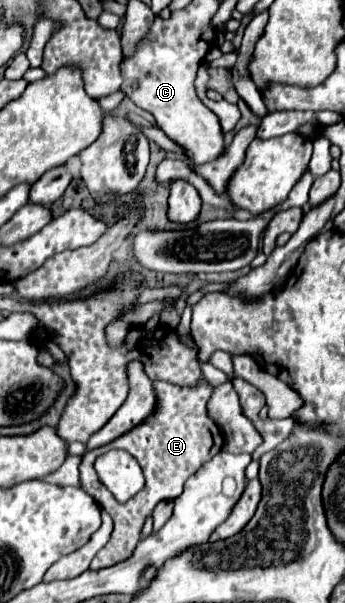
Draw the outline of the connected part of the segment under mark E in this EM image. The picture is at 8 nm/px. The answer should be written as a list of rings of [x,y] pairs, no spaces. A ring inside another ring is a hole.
[[[200,378],[194,386],[178,386],[178,384],[170,384],[164,380],[156,380],[152,384],[154,392],[156,392],[154,412],[142,424],[132,428],[130,432],[118,436],[116,440],[112,440],[110,444],[106,444],[102,448],[88,450],[88,454],[82,456],[82,466],[80,466],[82,488],[114,520],[114,532],[112,532],[108,544],[94,556],[90,570],[114,566],[114,564],[130,558],[136,544],[140,542],[142,524],[144,524],[146,516],[152,514],[154,506],[162,500],[178,498],[184,490],[184,482],[192,474],[196,474],[208,460],[212,460],[212,448],[214,448],[214,452],[222,450],[224,440],[216,428],[214,428],[214,436],[212,436],[212,418],[208,416],[208,400],[214,392],[214,386],[206,378]],[[114,448],[122,448],[122,450],[130,452],[138,460],[140,468],[144,470],[144,478],[146,478],[144,488],[136,496],[132,496],[132,500],[128,500],[126,504],[120,504],[112,496],[112,492],[108,492],[108,488],[100,482],[100,478],[94,470],[96,458]]]

